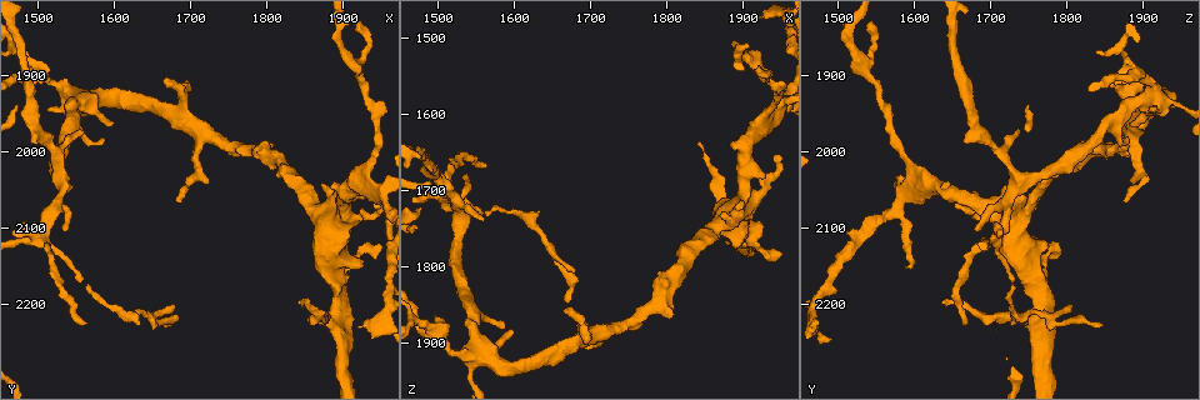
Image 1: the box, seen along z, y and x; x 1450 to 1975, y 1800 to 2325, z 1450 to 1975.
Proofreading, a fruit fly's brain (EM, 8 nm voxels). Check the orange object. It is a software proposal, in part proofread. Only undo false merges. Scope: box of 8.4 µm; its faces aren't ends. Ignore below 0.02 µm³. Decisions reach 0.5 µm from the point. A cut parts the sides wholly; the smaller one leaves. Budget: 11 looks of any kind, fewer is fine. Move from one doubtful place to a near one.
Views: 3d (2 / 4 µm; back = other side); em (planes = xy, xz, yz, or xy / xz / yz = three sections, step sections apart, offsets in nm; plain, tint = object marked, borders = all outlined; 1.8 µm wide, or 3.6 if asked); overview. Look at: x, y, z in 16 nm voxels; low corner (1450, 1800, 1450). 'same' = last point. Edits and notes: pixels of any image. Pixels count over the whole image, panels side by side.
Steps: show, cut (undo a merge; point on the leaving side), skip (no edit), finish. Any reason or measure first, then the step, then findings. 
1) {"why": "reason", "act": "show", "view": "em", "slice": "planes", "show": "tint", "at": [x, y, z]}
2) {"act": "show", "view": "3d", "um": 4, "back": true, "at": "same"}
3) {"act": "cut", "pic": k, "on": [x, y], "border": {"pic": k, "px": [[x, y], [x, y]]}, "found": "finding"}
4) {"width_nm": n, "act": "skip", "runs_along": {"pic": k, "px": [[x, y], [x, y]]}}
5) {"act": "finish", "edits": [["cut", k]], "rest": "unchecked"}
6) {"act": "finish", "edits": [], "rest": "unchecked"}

{"why": "looks like a crossing", "act": "show", "view": "em", "slice": "xy", "step": 8, "show": "tint", "at": [1510, 2110, 1715]}

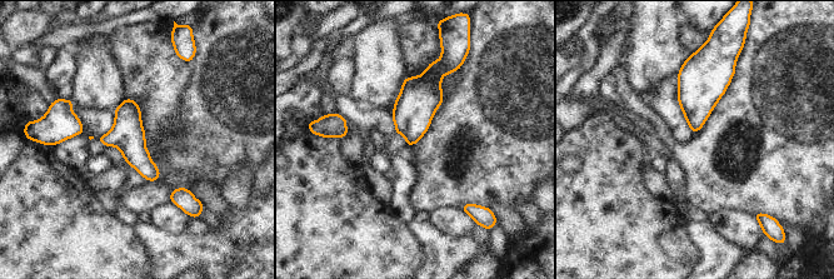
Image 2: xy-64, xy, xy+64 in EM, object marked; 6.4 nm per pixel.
{"act": "show", "view": "em", "slice": "planes", "show": "tint", "at": "same"}

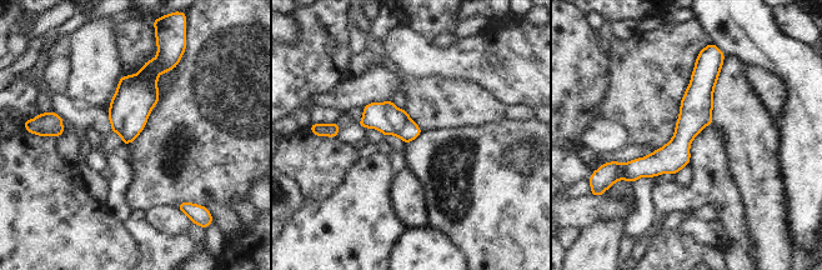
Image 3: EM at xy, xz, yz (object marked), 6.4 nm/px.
{"width_nm": 180, "act": "skip", "found": "one neuron here"}

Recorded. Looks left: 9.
{"why": "three arms meet", "act": "show", "view": "em", "slice": "xz", "step": 4, "show": "tint", "at": [1720, 1975, 1885]}

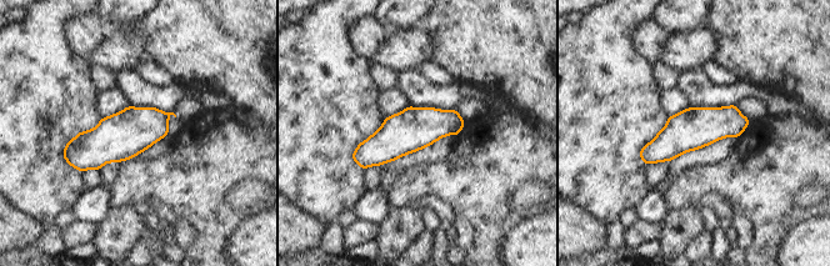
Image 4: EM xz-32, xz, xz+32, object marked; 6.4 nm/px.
{"why": "cut it another way", "act": "show", "view": "em", "slice": "planes", "show": "borders", "at": "same"}

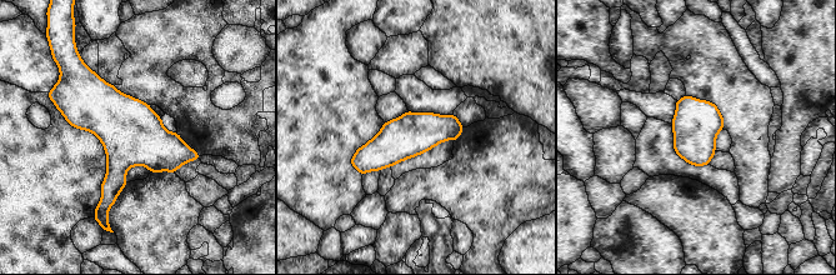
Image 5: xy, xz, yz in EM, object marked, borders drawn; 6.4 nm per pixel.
{"act": "skip", "runs_along": {"pic": 5, "px": [[459, 128], [413, 133], [354, 161]]}, "found": "continuous, no second neuron"}

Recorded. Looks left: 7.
{"why": "sharp bend", "act": "show", "view": "3d", "um": 4, "at": [1555, 1930, 1915]}

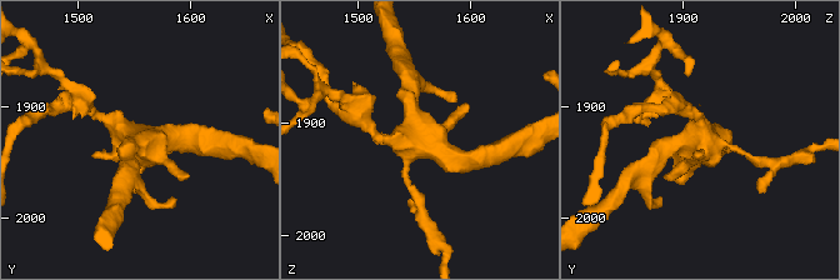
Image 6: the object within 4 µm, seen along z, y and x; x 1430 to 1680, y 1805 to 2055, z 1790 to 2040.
{"why": "now the EM", "act": "show", "view": "em", "slice": "planes", "show": "borders", "at": [1560, 1934, 1908]}

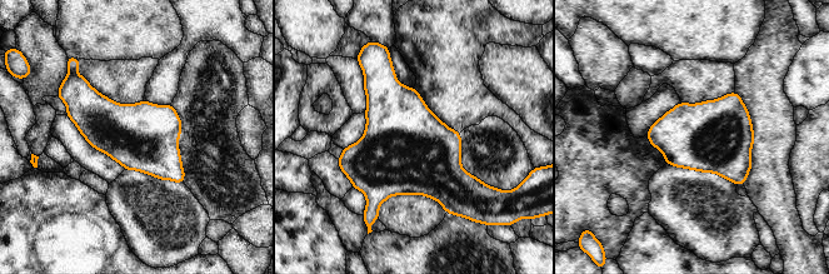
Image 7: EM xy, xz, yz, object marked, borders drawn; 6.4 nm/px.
{"act": "skip", "found": "all the same neuron"}

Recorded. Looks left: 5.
{"why": "a fork", "act": "show", "view": "3d", "um": 4, "at": [1890, 2210, 1760]}

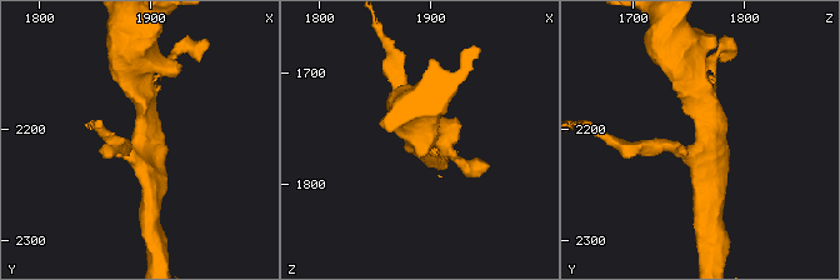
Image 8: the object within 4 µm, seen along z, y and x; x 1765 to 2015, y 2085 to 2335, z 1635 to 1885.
{"arms": 3, "arm_widths_nm": [200, 280, 360], "act": "show", "view": "em", "slice": "yz", "step": 8, "show": "tint", "at": [1888, 2214, 1764]}

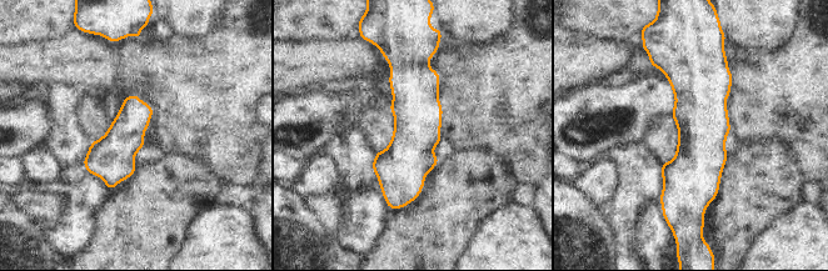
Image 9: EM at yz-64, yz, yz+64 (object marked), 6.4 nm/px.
{"act": "show", "view": "em", "slice": "planes", "show": "borders", "at": "same"}

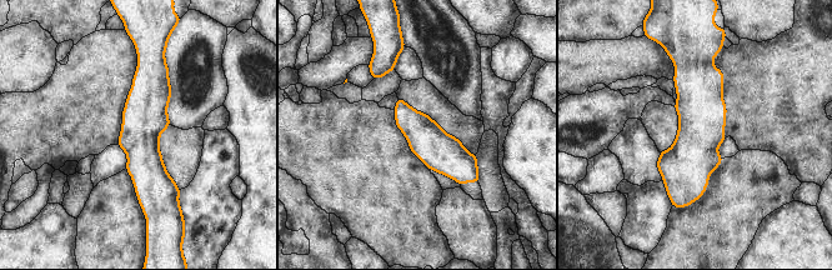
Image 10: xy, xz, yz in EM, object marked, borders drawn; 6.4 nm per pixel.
{"width_nm": 240, "act": "skip", "runs_along": {"pic": 10, "px": [[144, 55], [144, 205]]}, "found": "one neuron here"}

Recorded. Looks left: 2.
{"act": "finish", "edits": [], "rest": "unchecked"}

